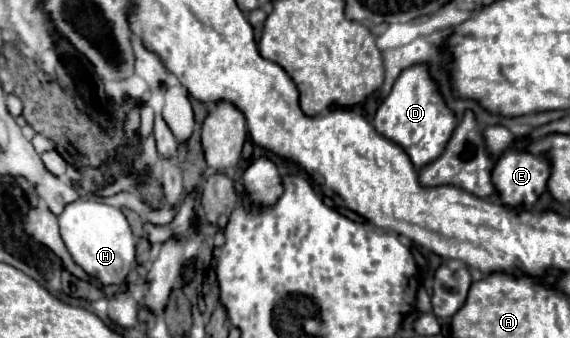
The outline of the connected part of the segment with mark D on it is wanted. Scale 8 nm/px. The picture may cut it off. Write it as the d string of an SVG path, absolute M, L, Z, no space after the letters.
M426 62L414 64L400 74L390 96L382 102L374 116L374 128L388 140L402 146L416 168L422 168L442 154L456 124L458 116L448 108L446 98L440 92L440 84L430 78Z

